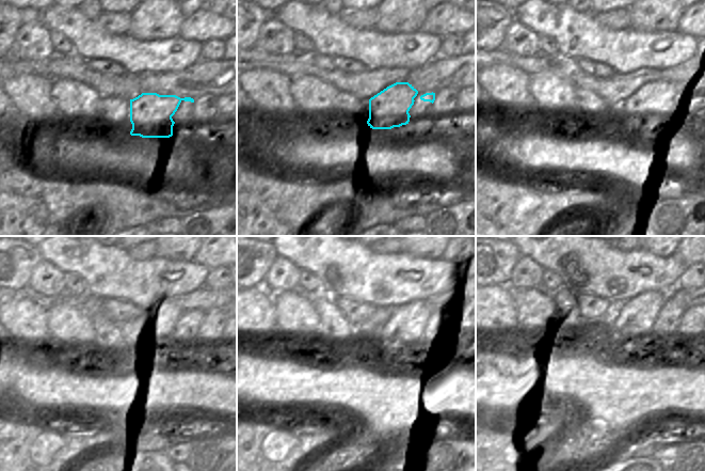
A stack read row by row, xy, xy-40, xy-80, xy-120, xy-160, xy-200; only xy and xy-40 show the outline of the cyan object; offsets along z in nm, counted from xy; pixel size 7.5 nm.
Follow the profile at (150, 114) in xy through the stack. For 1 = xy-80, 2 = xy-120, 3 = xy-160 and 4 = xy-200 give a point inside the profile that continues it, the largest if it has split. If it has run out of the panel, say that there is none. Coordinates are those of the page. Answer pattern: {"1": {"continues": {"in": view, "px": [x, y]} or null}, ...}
{"1": {"continues": {"in": "xy-80", "px": [635, 107]}}, "2": {"continues": {"in": "xy-120", "px": [158, 341]}}, "3": {"continues": {"in": "xy-160", "px": [397, 330]}}, "4": {"continues": {"in": "xy-200", "px": [637, 317]}}}

